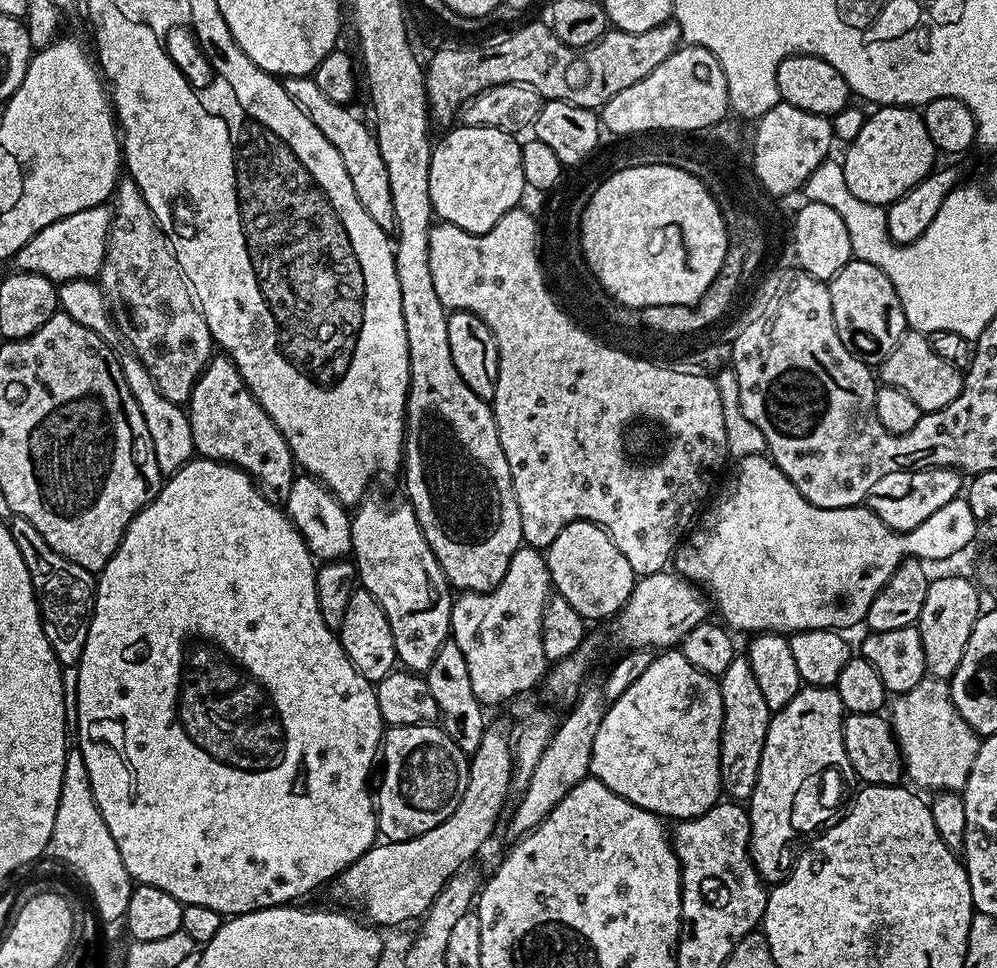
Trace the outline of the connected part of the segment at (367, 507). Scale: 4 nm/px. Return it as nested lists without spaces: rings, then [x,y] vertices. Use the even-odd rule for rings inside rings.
[[[369,494],[355,505],[350,519],[350,556],[356,565],[359,587],[374,594],[378,606],[386,610],[386,622],[390,622],[390,634],[394,634],[397,661],[413,674],[427,673],[430,662],[434,662],[434,654],[438,654],[438,650],[450,639],[454,589],[449,584],[442,566],[438,566],[438,558],[434,558],[434,550],[430,550],[430,542],[426,542],[418,526],[418,518],[407,499],[391,500],[388,496]]]

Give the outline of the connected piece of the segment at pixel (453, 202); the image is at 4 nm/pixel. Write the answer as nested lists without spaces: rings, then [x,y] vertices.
[[[469,124],[459,127],[453,127],[453,132],[433,147],[430,202],[433,213],[441,221],[482,234],[523,201],[520,199],[526,193],[526,185],[522,174],[521,141],[513,133],[497,128]]]

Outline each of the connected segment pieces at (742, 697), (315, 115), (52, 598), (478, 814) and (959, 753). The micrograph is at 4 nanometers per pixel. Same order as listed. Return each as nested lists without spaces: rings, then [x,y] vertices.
[[[736,655],[734,662],[730,662],[730,666],[726,666],[726,670],[719,676],[718,683],[724,707],[724,721],[720,735],[720,787],[725,797],[736,802],[747,802],[752,797],[754,782],[758,782],[758,762],[762,758],[762,746],[766,742],[770,713],[766,706],[766,698],[762,698],[762,690],[758,690],[754,670],[750,670],[747,655]]]
[[[285,76],[282,83],[286,95],[318,126],[319,132],[338,150],[342,162],[346,165],[346,174],[350,174],[350,182],[354,186],[354,194],[358,194],[358,202],[382,226],[382,230],[391,233],[395,229],[394,198],[390,198],[390,174],[386,170],[386,162],[382,162],[382,150],[378,150],[375,131],[367,123],[360,121],[360,116],[347,104],[333,102],[318,86],[312,76]]]
[[[13,516],[8,521],[8,529],[22,554],[22,562],[26,562],[26,570],[30,570],[30,582],[34,586],[36,604],[40,607],[40,621],[46,642],[50,642],[62,666],[79,664],[92,621],[97,577],[82,566],[62,558],[62,554],[58,554],[58,550],[54,550],[50,542],[46,542],[46,538],[34,530],[33,524],[26,522],[24,516]]]
[[[489,727],[482,734],[482,742],[478,742],[478,750],[471,753],[466,790],[454,814],[450,814],[446,822],[434,826],[434,830],[426,830],[426,834],[418,834],[409,840],[373,844],[362,858],[331,881],[335,903],[349,909],[360,908],[359,915],[381,929],[404,924],[407,920],[419,921],[448,879],[472,862],[480,847],[491,838],[504,812],[508,791],[513,788],[513,745],[509,737],[507,740],[498,729]]]
[[[925,678],[914,686],[914,690],[899,693],[891,704],[892,733],[904,756],[907,779],[912,779],[911,783],[920,790],[932,788],[955,793],[963,790],[966,778],[970,778],[970,766],[974,766],[974,758],[980,749],[981,737],[968,725],[966,718],[958,714],[949,681]]]

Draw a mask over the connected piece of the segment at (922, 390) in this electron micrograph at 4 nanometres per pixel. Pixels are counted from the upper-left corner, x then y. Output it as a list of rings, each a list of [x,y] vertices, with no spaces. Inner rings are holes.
[[[911,330],[905,332],[898,346],[894,346],[894,350],[880,361],[878,376],[884,384],[894,386],[909,395],[919,406],[921,413],[942,410],[942,406],[950,406],[950,402],[958,398],[964,385],[961,369],[938,358],[938,354],[932,349],[931,339],[925,333]]]

